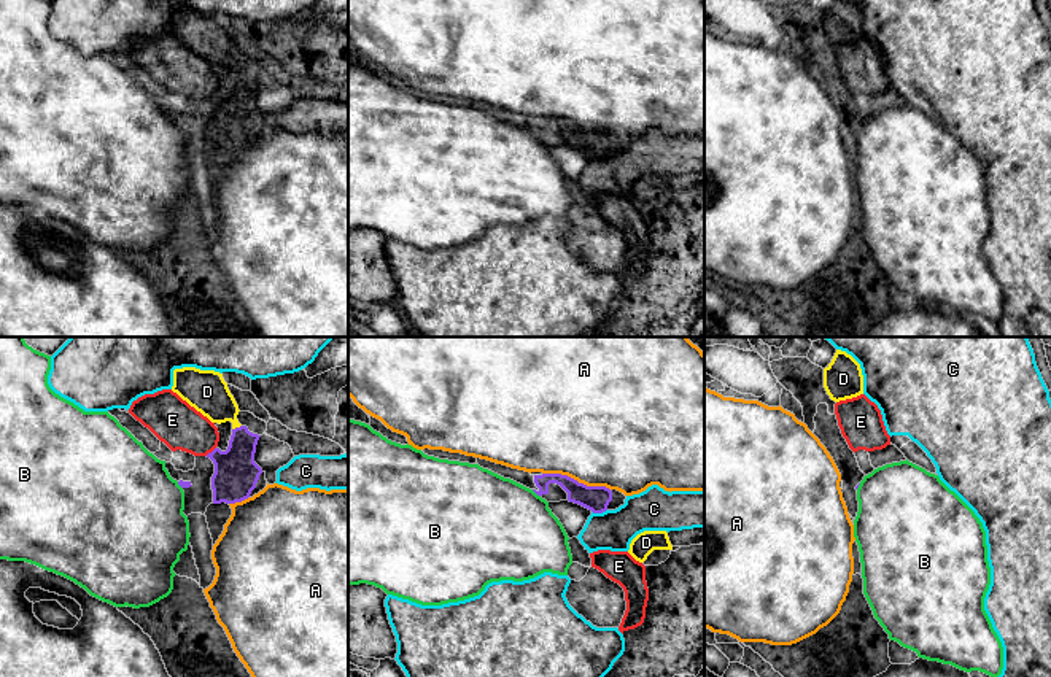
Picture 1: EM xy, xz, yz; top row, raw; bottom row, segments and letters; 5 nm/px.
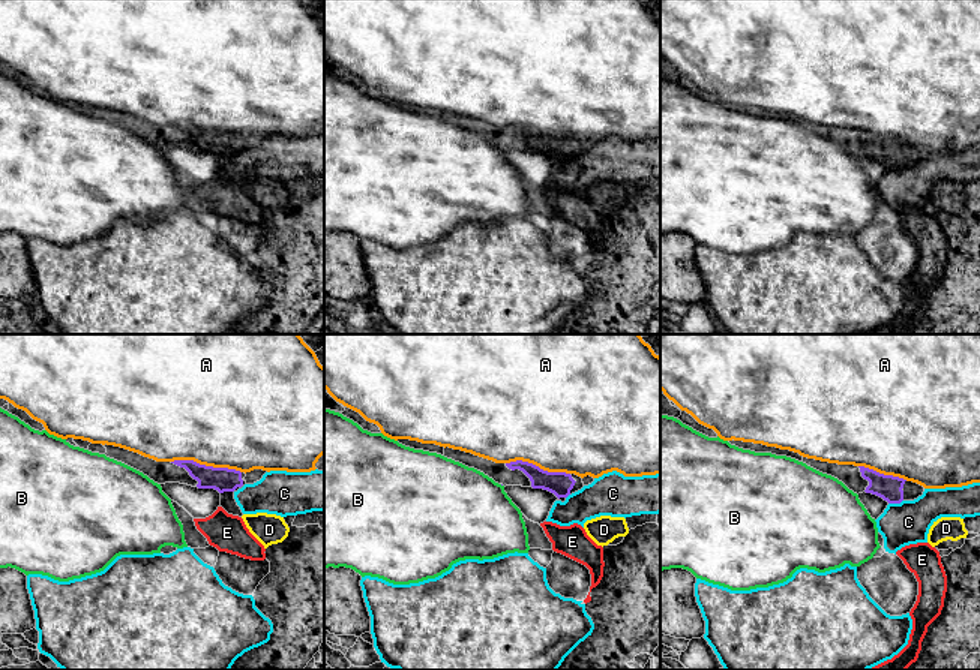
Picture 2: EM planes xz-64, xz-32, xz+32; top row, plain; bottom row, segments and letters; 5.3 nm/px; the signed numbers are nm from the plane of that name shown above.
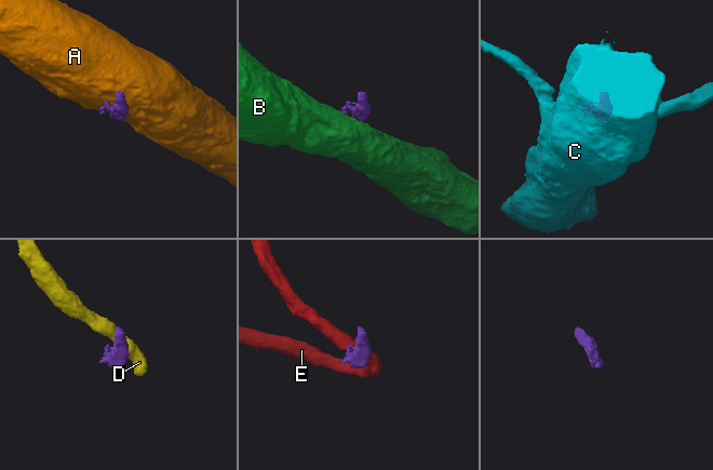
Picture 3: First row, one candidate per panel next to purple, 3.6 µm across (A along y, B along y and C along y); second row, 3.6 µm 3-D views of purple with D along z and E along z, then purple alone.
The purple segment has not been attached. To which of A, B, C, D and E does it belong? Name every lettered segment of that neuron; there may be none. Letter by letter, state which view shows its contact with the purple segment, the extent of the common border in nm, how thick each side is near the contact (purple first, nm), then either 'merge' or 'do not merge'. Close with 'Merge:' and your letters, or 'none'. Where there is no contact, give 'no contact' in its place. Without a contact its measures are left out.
A: xz | 360 nm | 130/500 nm | do not merge
B: xz | 60 nm | 110/500 nm | do not merge
C: xz | 80 nm | 130/200 nm | do not merge
D: xy | 50 nm | 220/200 nm | do not merge
E: xy | 70 nm | 220/240 nm | do not merge
Merge: none

